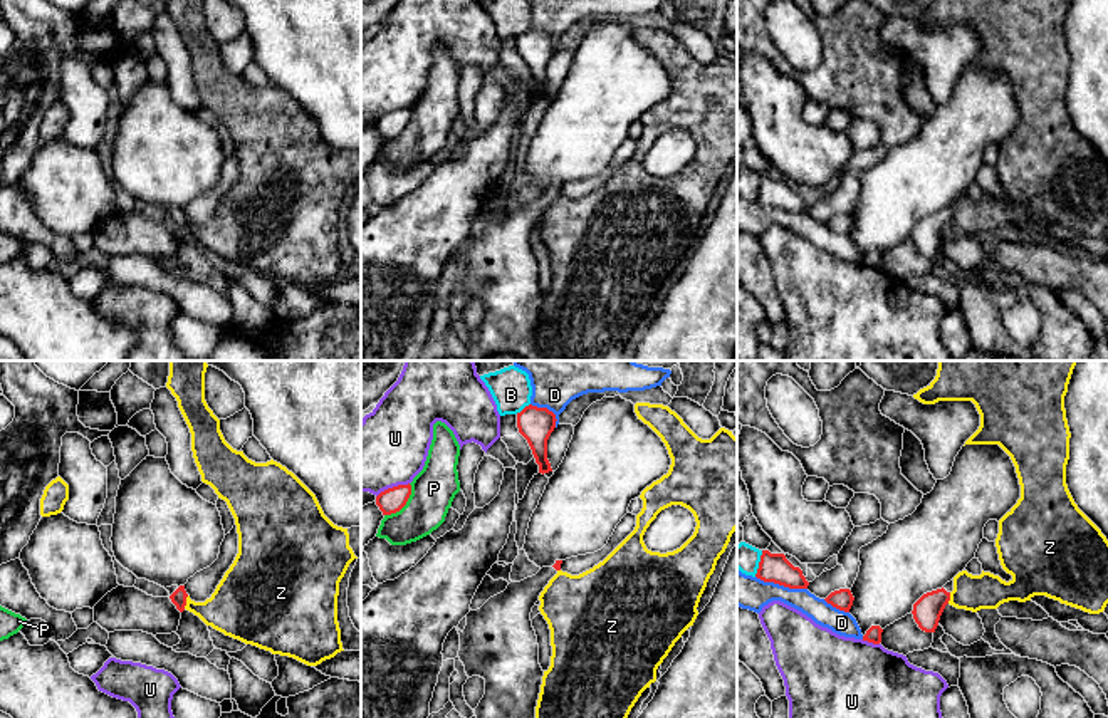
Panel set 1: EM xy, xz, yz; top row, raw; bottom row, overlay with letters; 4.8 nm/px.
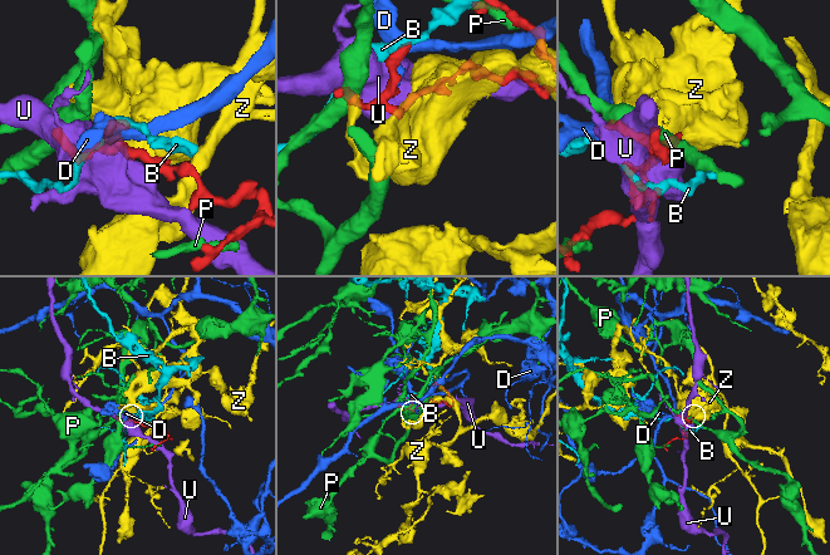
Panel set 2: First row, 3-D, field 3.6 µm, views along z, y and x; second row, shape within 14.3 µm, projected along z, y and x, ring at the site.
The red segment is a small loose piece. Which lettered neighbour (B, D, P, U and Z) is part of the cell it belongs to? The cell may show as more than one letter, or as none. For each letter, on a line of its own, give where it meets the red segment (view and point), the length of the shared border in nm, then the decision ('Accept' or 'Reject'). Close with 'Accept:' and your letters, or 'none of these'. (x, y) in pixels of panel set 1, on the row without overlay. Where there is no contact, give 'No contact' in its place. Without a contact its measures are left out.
B: Touches red at xz (524, 32). Shared border 90 nm. Reject
D: Touches red at yz (781, 208). Shared border 260 nm. Reject
P: Touches red at xz (405, 128). Shared border 200 nm. Reject
U: Touches red at xz (393, 111). Shared border 180 nm. Reject
Z: Touches red at xy (185, 227). Shared border 70 nm. Reject
Accept: none of these

